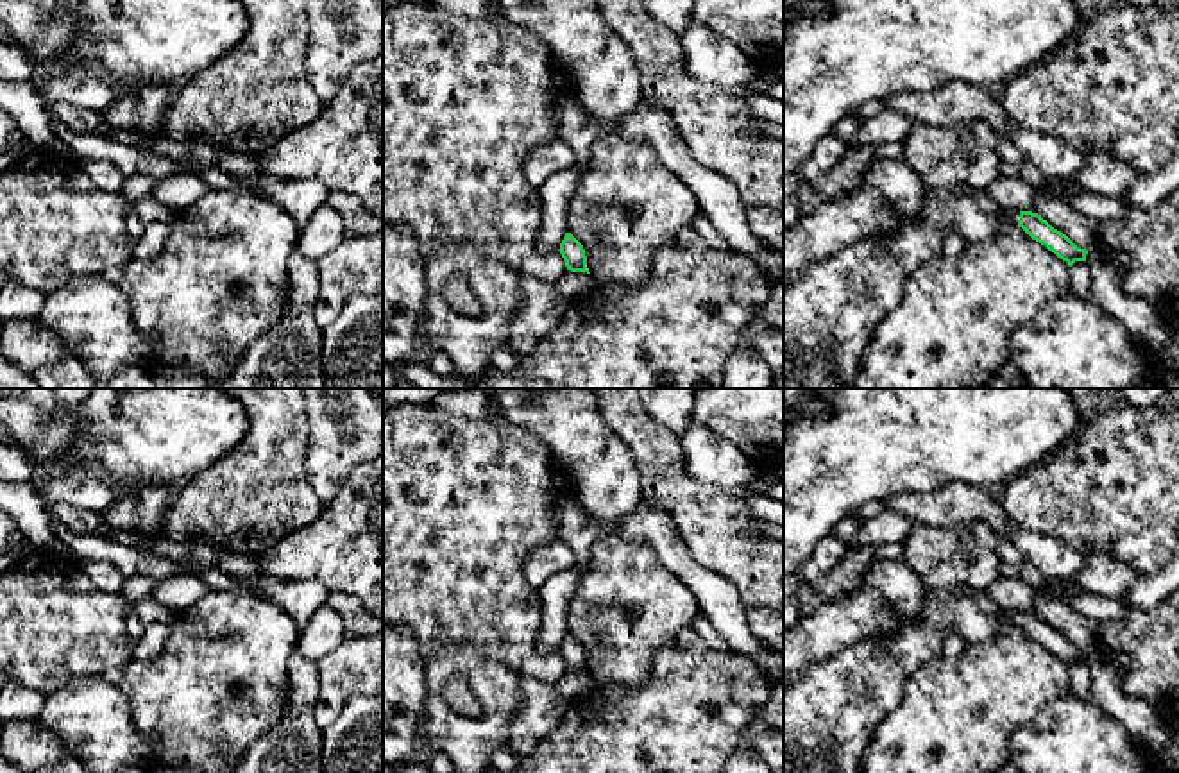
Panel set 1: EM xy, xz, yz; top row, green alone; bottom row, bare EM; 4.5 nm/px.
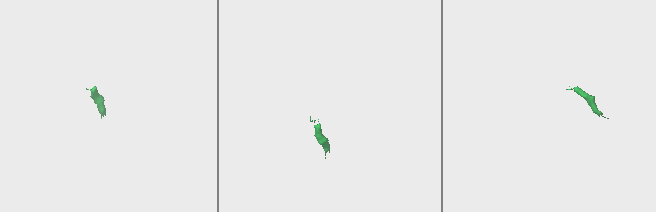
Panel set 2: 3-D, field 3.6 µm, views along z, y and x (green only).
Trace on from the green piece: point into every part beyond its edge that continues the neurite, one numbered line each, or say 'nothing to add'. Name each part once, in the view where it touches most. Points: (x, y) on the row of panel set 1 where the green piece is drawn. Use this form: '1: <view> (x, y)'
1: yz (1011, 217)

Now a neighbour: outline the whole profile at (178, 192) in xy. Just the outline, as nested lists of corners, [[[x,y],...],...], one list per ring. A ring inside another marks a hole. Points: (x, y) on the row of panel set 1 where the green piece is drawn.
[[[181,172],[157,181],[152,197],[165,208],[179,213],[197,202],[211,188],[195,174]]]

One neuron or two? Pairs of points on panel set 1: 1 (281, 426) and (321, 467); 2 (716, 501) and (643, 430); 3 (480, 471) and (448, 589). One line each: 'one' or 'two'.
1: two
2: one
3: one

